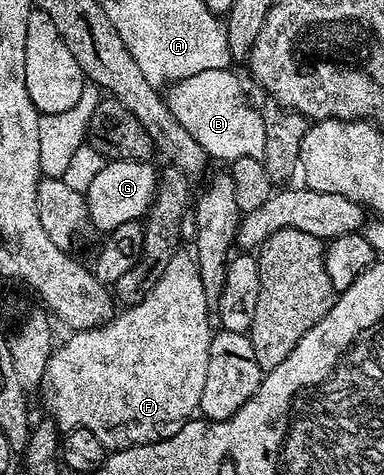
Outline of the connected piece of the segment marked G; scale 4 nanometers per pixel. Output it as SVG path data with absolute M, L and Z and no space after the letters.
M114 159L105 162L94 181L90 181L86 192L91 226L96 226L100 233L107 233L123 223L143 220L156 197L158 186L158 171L152 165L143 159Z

